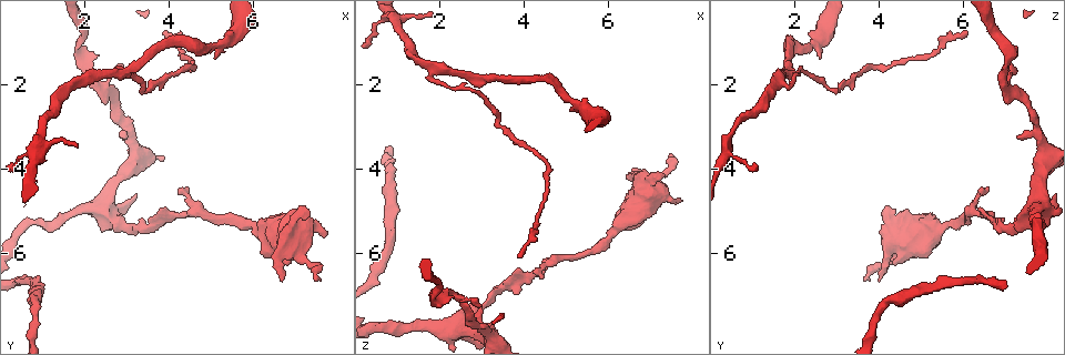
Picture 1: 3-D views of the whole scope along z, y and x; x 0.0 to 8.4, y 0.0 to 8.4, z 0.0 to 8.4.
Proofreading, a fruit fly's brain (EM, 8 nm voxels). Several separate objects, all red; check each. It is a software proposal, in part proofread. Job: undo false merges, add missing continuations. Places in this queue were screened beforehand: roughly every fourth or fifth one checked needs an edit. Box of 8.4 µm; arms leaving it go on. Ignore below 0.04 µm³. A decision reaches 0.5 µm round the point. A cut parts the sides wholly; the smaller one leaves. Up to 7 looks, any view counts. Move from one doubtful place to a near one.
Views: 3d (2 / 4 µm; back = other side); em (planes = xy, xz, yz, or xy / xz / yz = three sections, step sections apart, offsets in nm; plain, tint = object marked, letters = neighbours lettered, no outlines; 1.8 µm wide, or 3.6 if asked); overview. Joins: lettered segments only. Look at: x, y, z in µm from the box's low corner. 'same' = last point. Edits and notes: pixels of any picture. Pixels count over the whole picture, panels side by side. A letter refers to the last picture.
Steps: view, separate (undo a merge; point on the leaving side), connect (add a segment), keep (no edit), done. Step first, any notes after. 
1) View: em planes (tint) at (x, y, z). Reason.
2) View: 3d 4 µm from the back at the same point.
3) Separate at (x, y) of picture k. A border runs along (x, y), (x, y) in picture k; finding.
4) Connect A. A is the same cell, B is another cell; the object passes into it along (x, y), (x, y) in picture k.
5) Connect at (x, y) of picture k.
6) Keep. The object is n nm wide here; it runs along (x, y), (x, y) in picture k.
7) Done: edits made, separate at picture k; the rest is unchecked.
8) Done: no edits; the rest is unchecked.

View: 3d 2 µm at (2.45, 4.90, 7.75). Sharp bend.

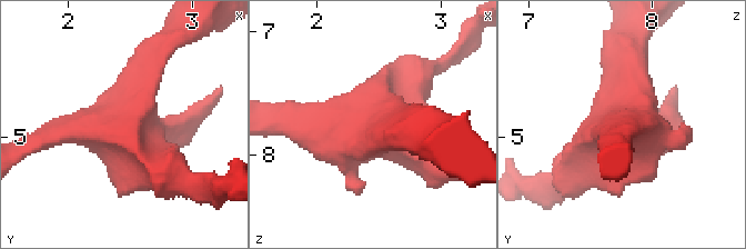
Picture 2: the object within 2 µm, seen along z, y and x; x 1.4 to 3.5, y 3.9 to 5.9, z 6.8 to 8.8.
View: em planes (letters) at (2.46, 4.96, 7.76).

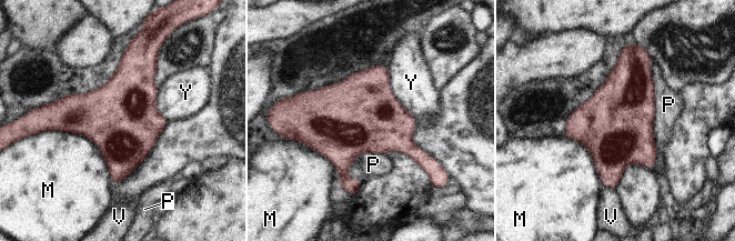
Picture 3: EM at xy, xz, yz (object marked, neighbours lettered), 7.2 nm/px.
Keep. The longest contact is with P, 800 nm; M, P, V and Y are other cells; one neuron here.

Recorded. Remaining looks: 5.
View: em planes (letters) at (3.05, 3.25, 7.25).

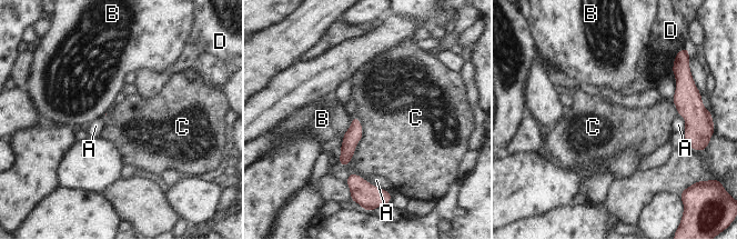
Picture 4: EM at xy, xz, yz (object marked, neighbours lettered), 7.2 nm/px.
Keep. A, B, C and D are other cells; it runs along (354, 120), (354, 133), (344, 162) in picture 4; none of them fits.

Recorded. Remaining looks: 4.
View: 3d 4 µm at (6.70, 6.65, 4.00). Free end.

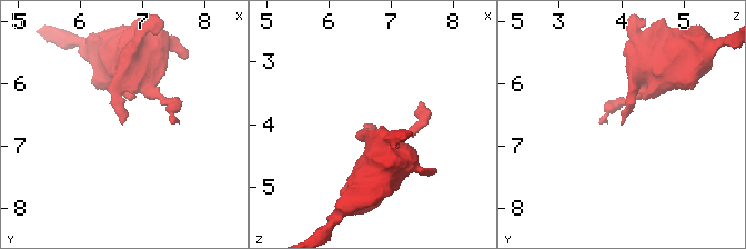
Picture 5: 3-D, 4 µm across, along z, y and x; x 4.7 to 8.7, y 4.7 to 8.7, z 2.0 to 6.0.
View: em planes (letters) at (6.70, 6.70, 4.00). Shape alone is not enough.

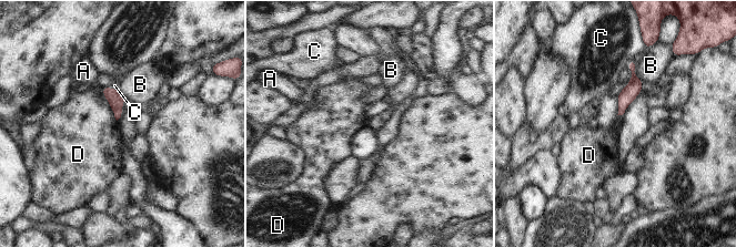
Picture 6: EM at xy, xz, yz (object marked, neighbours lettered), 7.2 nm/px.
Keep. A, B, C and D are other cells; it runs along (632, 63), (633, 89), (621, 111) in picture 6; none of them fits.

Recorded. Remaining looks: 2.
Done: no edits; the rest is unchecked.

